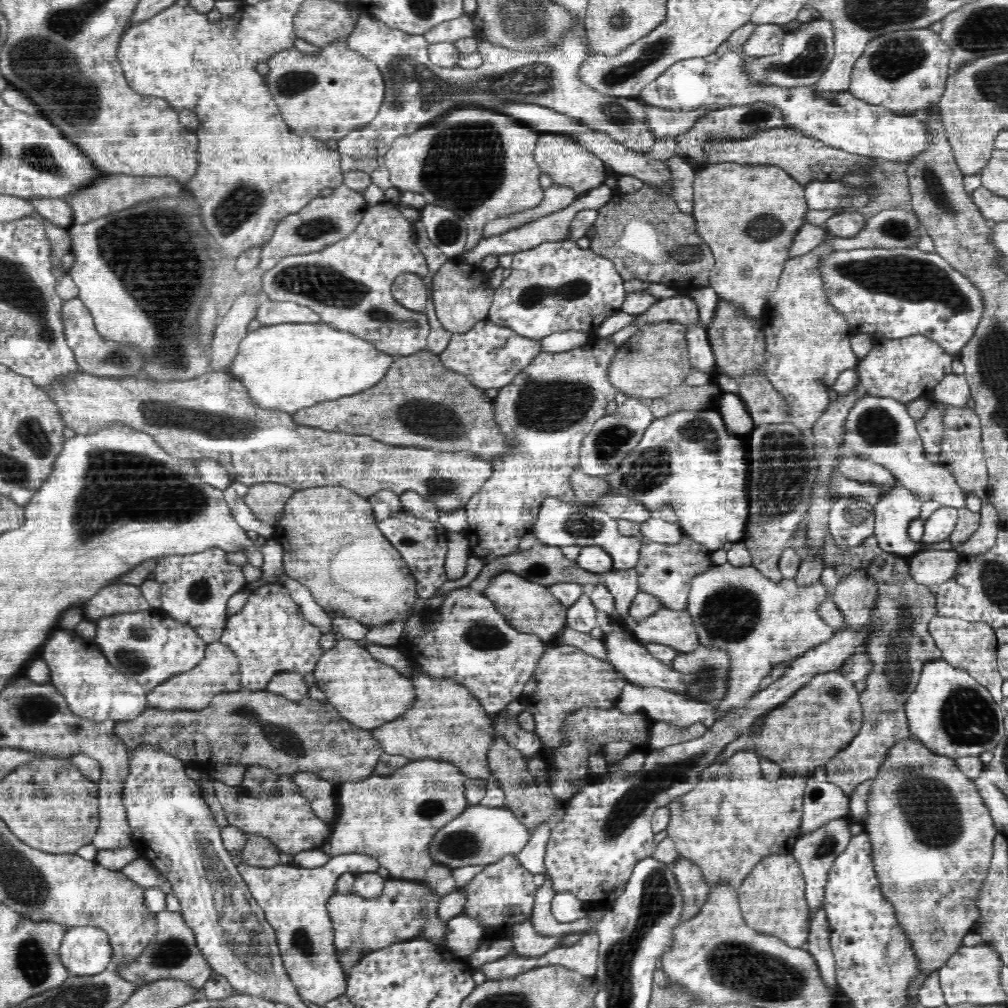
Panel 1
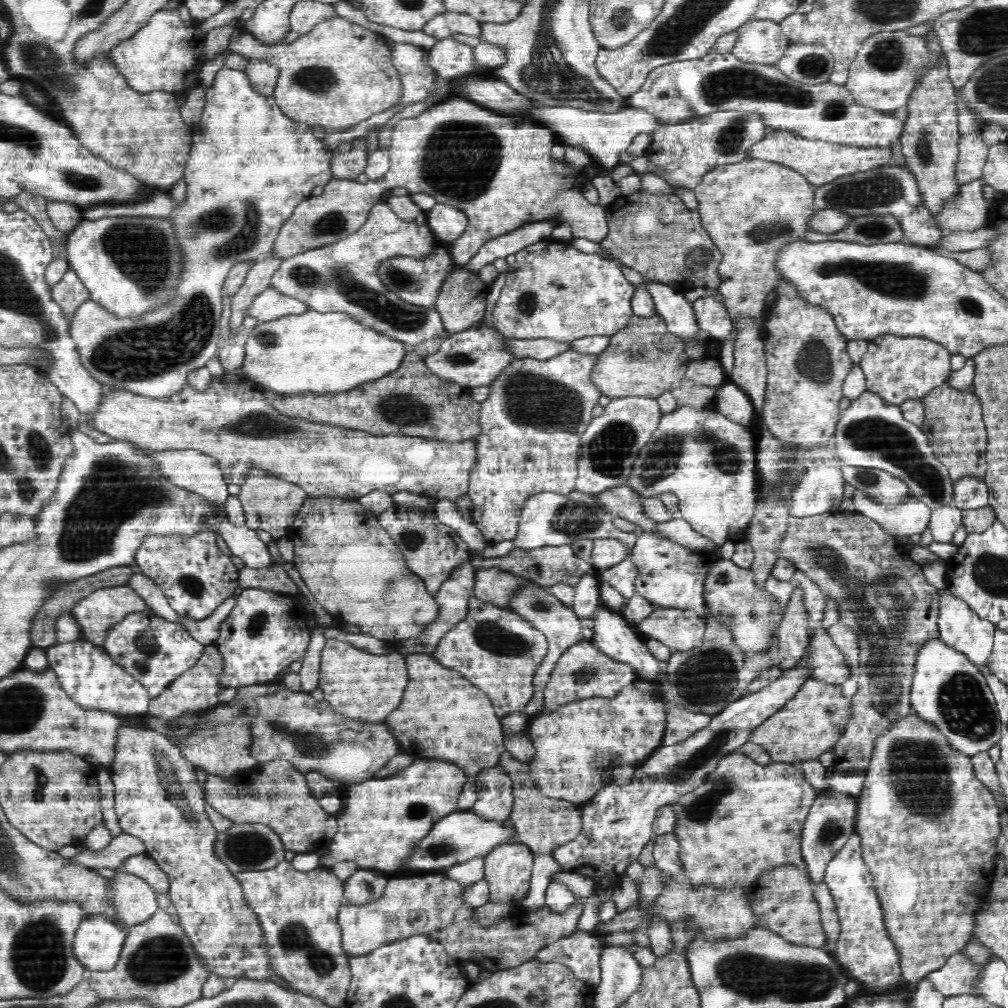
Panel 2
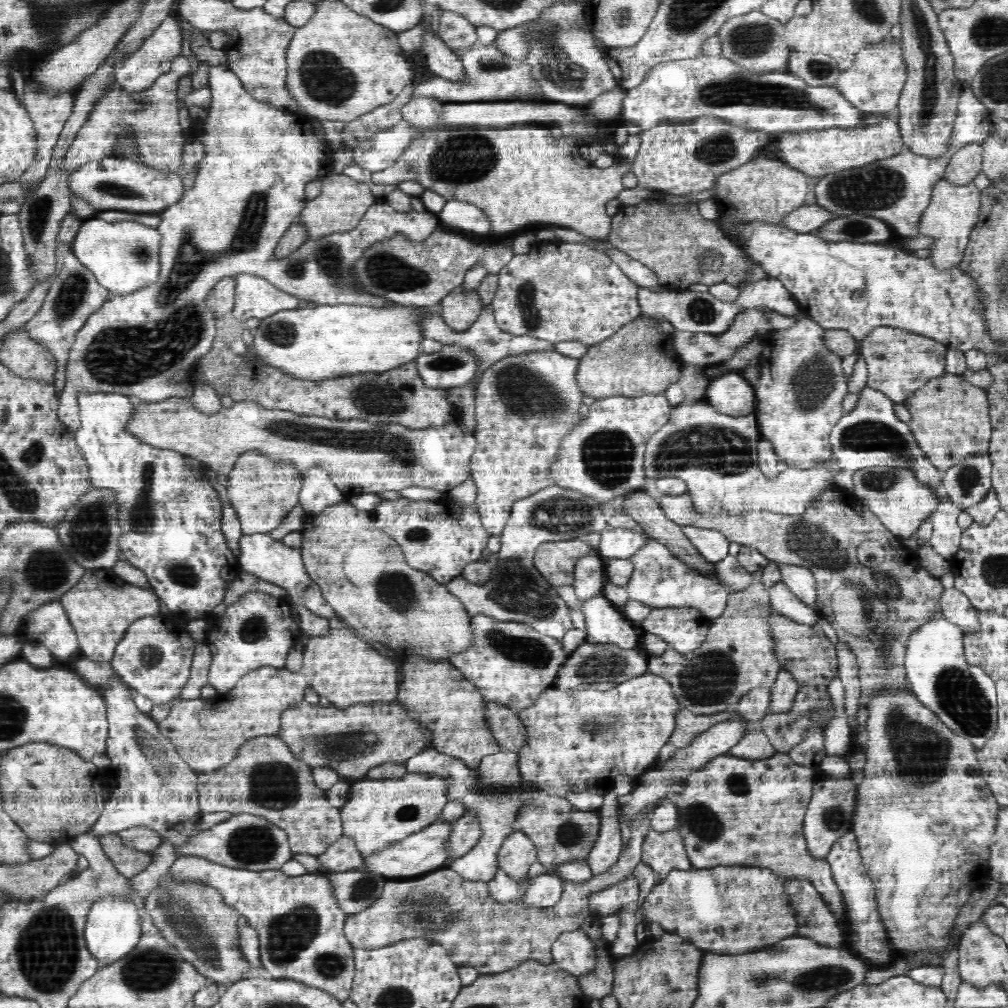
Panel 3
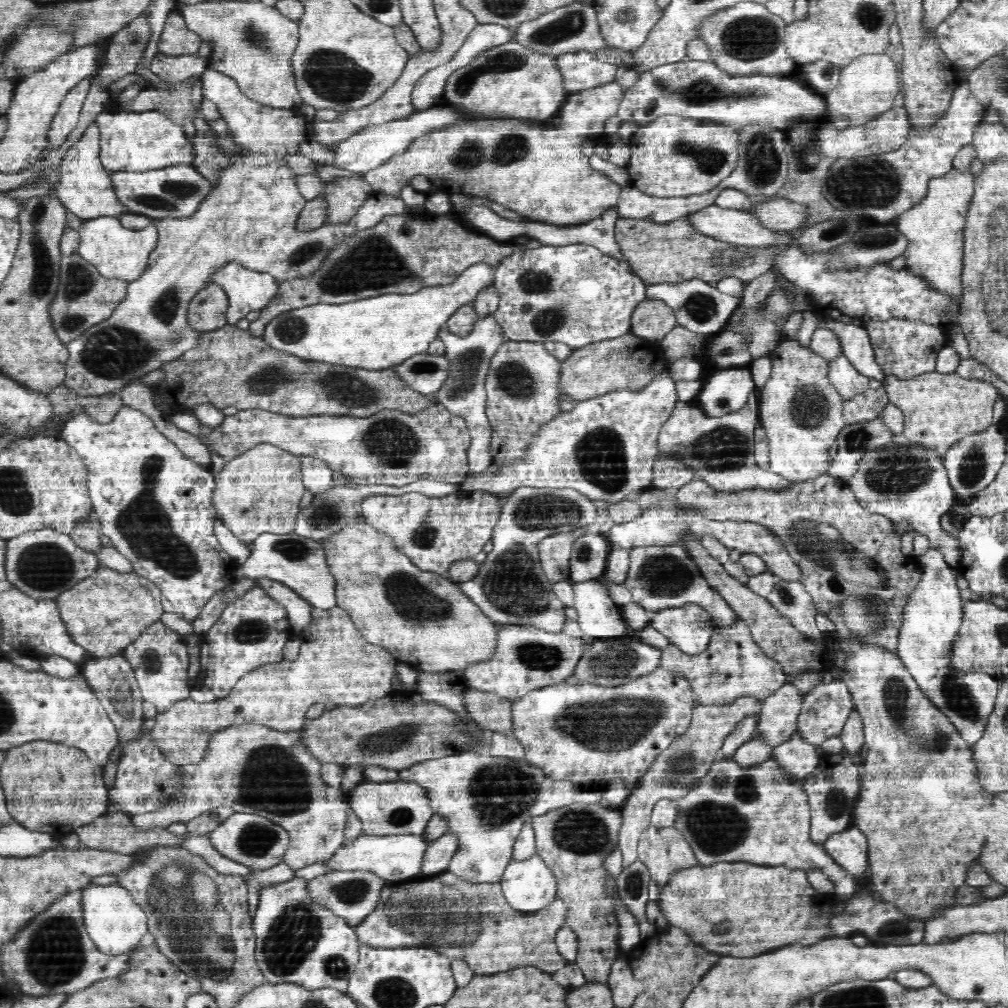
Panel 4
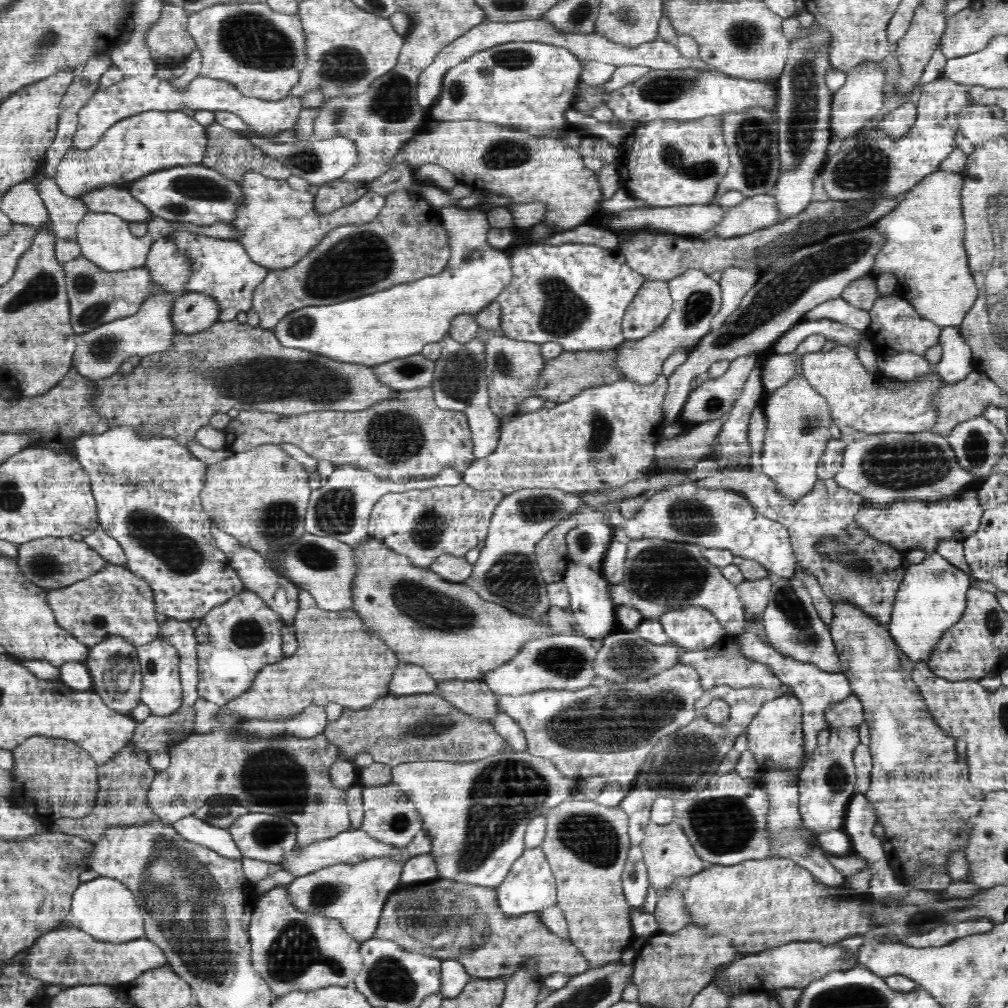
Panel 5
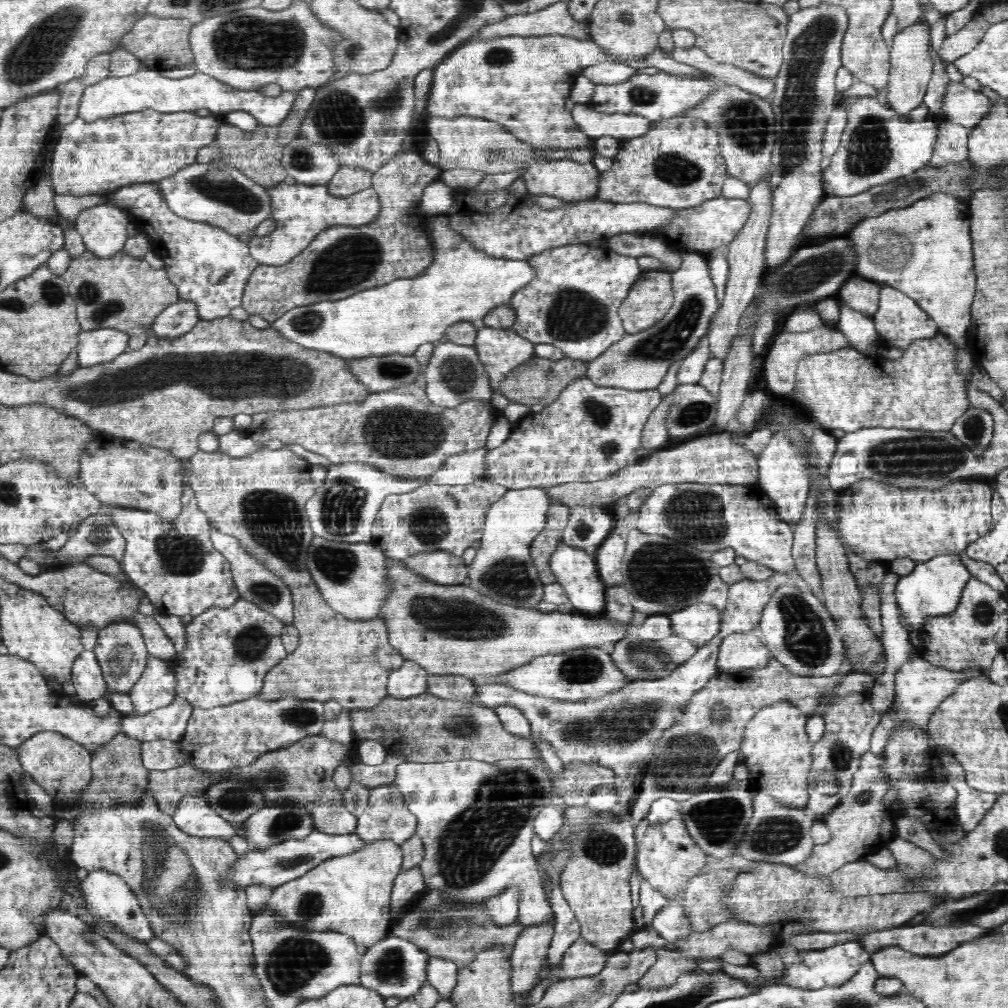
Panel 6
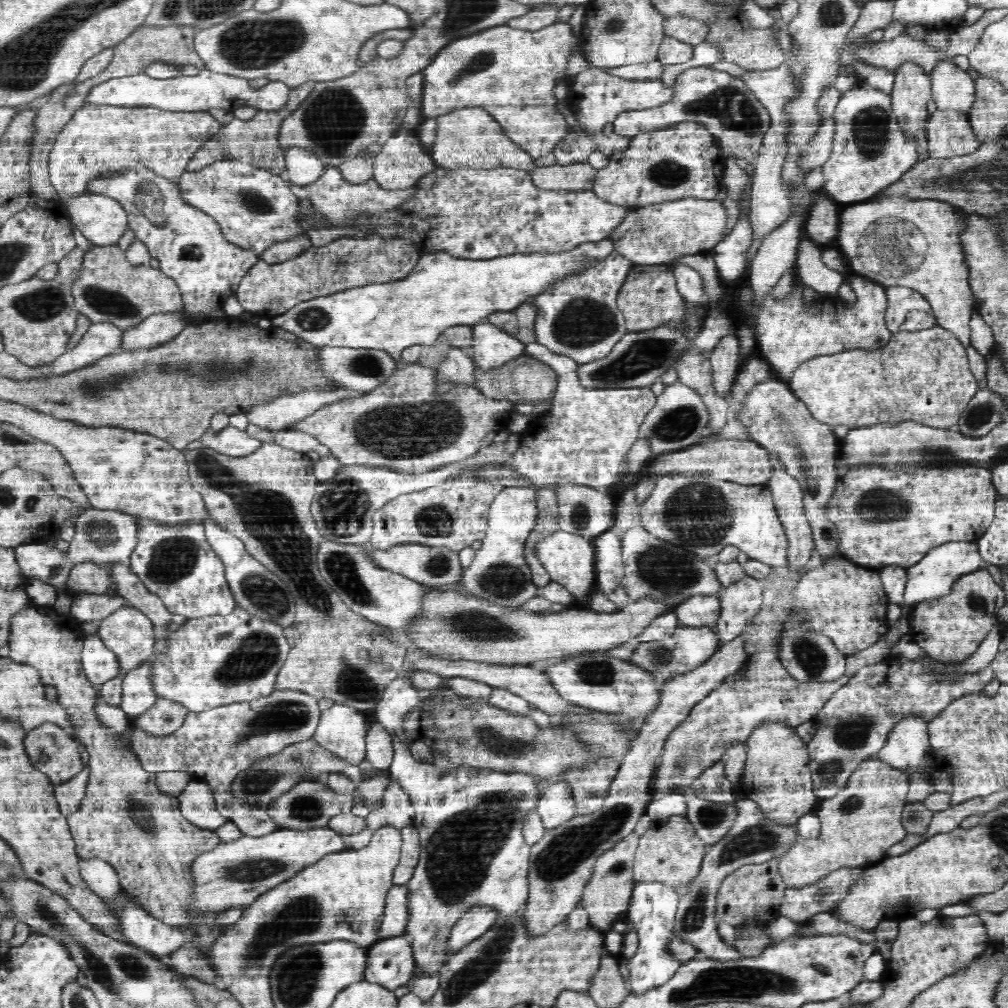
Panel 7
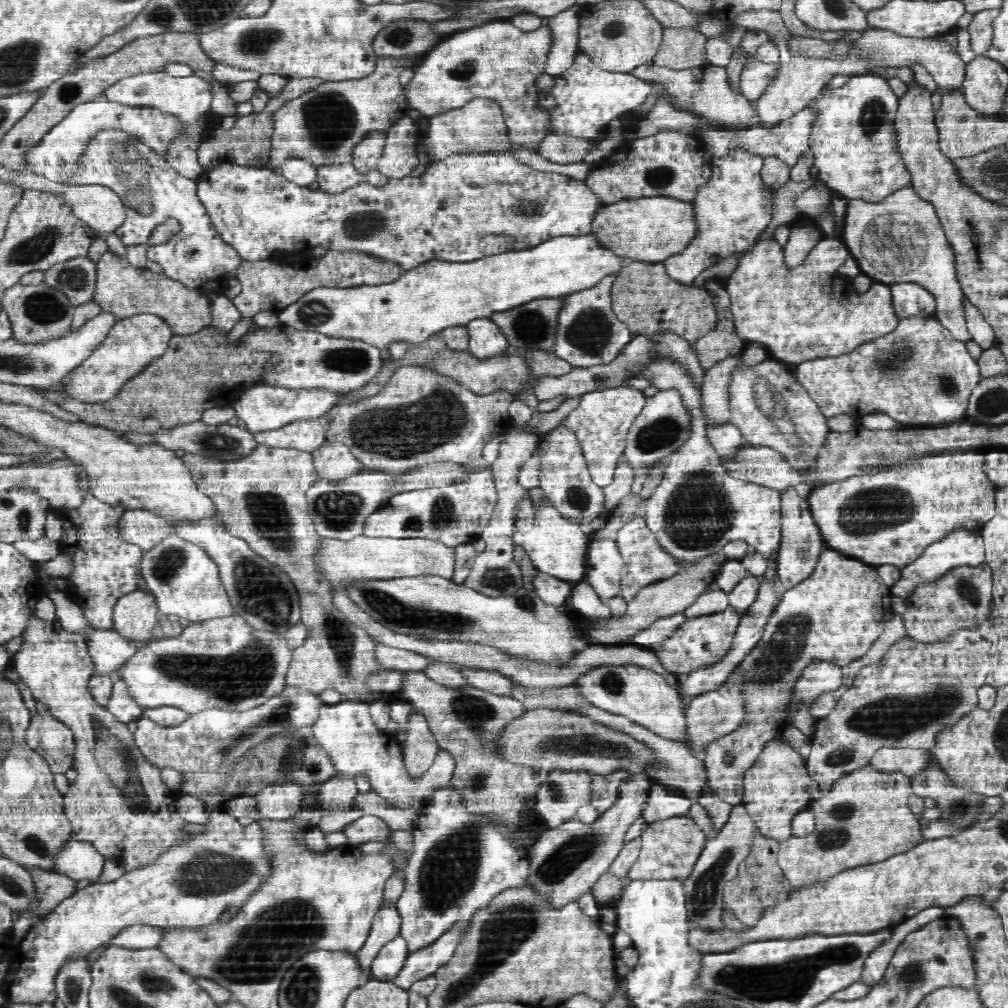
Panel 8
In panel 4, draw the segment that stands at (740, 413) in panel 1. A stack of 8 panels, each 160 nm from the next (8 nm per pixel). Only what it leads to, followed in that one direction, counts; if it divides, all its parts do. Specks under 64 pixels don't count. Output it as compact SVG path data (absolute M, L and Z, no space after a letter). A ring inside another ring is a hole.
M747 366L718 369L704 378L696 404L709 417L719 417L743 408L755 387L751 370Z

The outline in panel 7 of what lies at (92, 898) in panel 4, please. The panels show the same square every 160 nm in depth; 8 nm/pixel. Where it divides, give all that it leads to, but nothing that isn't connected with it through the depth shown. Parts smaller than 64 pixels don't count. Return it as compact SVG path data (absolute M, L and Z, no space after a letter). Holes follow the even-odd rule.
M80 857L77 861L80 876L102 900L124 891L118 874L108 862L98 857ZM122 902L120 908L120 926L122 938L128 944L145 949L158 957L169 955L190 943L194 932L194 928L180 929L164 924L142 908L127 902Z

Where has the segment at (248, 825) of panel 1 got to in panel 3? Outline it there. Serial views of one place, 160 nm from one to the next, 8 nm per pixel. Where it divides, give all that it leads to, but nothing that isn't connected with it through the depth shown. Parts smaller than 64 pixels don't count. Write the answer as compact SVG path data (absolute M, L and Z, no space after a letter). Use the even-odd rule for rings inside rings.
M258 736L244 742L234 760L213 772L196 772L199 810L206 812L230 812L232 815L252 814L266 818L286 832L292 856L324 854L329 846L343 836L341 809L334 808L326 799L327 790L318 788L312 777L312 767L298 760L286 742L278 736Z

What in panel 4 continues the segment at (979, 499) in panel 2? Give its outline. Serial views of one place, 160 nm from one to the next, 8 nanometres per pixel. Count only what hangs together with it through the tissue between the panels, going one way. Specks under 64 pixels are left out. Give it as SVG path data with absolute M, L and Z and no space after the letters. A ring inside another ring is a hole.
M992 424L985 430L964 436L956 441L944 454L943 463L955 492L955 504L967 505L978 492L994 482L998 471L1005 463L1007 438L999 424Z

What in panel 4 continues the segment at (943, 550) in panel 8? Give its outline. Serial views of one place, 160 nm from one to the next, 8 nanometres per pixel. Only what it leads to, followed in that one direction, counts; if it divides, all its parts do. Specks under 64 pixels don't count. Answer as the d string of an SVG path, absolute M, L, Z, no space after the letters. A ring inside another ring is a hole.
M932 546L918 556L917 562L919 582L903 606L896 653L931 703L949 718L963 740L974 746L983 736L987 717L994 710L999 677L988 673L961 674L951 670L951 645L958 636L963 619L960 592L953 574L956 567L946 562L938 547Z

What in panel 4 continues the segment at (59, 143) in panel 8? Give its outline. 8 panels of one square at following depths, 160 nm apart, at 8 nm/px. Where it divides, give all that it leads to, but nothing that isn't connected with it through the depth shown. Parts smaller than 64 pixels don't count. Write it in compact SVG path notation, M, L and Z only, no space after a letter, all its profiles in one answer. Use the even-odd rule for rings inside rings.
M101 112L98 117L101 149L99 164L108 174L118 171L145 171L172 167L177 164L190 165L194 158L193 144L184 135L182 127L176 125L163 112Z

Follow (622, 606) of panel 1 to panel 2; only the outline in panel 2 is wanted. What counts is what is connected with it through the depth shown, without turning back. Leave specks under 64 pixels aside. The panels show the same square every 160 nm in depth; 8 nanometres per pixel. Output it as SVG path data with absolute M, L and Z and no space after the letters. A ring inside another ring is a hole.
M630 557L610 568L595 569L595 573L602 582L610 584L622 594L625 602L636 594L635 580L638 576L638 569Z

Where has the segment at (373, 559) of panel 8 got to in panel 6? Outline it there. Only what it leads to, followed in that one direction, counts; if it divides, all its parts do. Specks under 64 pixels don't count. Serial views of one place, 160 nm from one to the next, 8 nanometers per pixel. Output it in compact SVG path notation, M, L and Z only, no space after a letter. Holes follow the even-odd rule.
M443 550L412 554L400 560L400 563L404 563L420 577L443 585L462 585L468 576L468 565L464 559Z

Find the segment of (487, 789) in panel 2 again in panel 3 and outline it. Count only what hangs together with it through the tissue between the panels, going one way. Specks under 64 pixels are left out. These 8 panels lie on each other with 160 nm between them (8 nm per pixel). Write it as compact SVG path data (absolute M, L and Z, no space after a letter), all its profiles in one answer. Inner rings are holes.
M499 751L498 753L485 756L479 765L481 770L480 785L485 787L492 783L495 786L515 787L523 780L518 767L520 756L512 751ZM466 812L452 824L452 832L448 838L448 855L450 855L448 863L470 852L478 838L479 823L475 820L473 813Z

